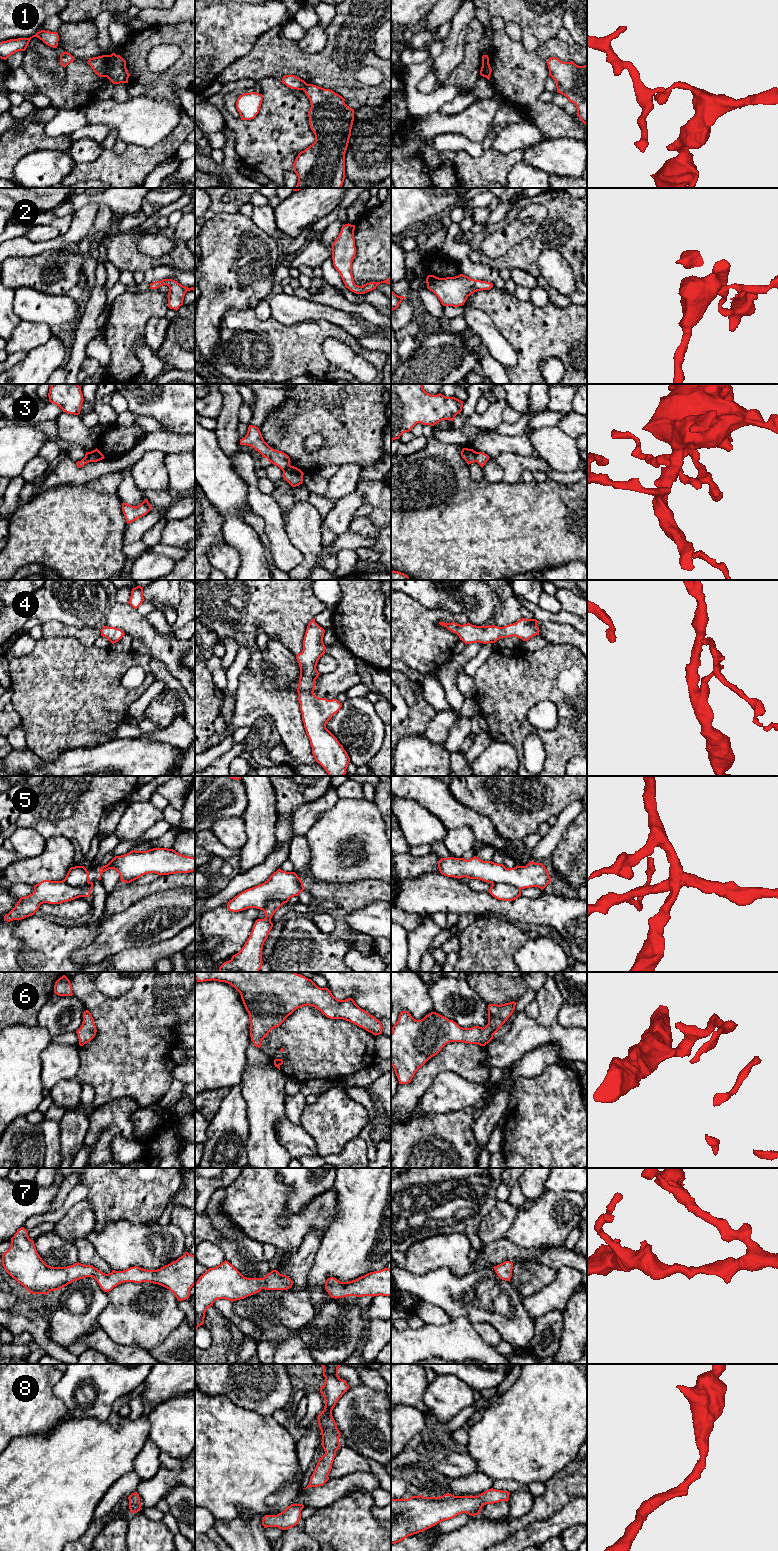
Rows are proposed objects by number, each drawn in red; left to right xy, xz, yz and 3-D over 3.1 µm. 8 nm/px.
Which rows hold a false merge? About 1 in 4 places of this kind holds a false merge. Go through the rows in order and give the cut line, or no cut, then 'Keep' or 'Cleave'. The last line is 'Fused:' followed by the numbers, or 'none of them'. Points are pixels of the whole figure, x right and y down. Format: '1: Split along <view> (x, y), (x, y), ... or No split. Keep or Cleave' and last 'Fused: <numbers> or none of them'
1: Split along xy (110, 55), (106, 76). Cleave
2: No split. Keep
3: Split along xy (90, 452), (88, 461). Cleave
4: No split. Keep
5: Split along yz (492, 883), (510, 883), (520, 890). Cleave
6: No split. Keep
7: No split. Keep
8: No split. Keep
Fused: 1, 3, 5

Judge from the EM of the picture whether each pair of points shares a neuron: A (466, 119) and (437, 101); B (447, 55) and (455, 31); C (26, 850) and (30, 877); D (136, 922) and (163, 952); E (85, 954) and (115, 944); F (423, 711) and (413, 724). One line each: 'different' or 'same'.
A: different
B: same
C: different
D: different
E: same
F: same

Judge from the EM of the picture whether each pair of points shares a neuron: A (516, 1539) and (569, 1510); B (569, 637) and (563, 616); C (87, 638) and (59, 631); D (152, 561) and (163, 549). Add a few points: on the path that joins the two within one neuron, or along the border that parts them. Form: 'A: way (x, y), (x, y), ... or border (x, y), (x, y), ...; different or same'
A: way (529, 1536), (550, 1528), (556, 1523); same
B: border (543, 620), (569, 624), (576, 629); different
C: way (80, 634), (74, 631), (66, 631); same
D: border (150, 551), (164, 555), (174, 561); different

